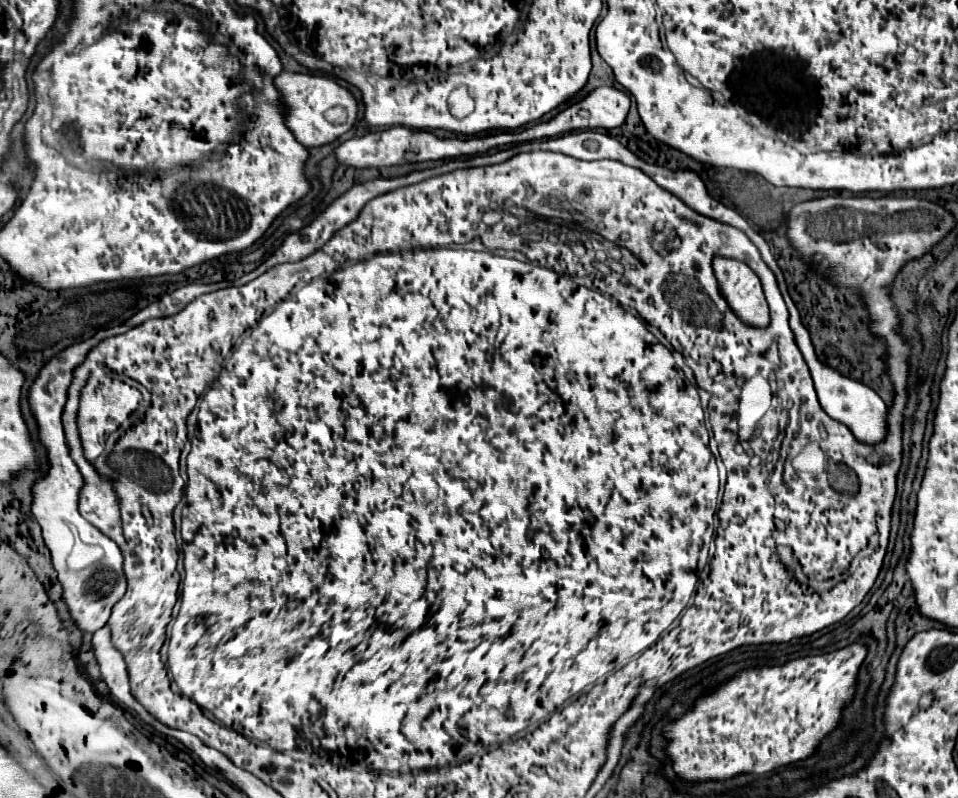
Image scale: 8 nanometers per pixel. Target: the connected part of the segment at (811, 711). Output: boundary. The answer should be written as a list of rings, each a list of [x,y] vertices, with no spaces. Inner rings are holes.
[[[855,643],[781,667],[741,671],[709,697],[699,699],[679,721],[665,727],[675,771],[691,781],[727,779],[745,771],[761,775],[809,757],[819,739],[837,727],[841,709],[853,699],[857,671],[865,655],[865,645]]]

